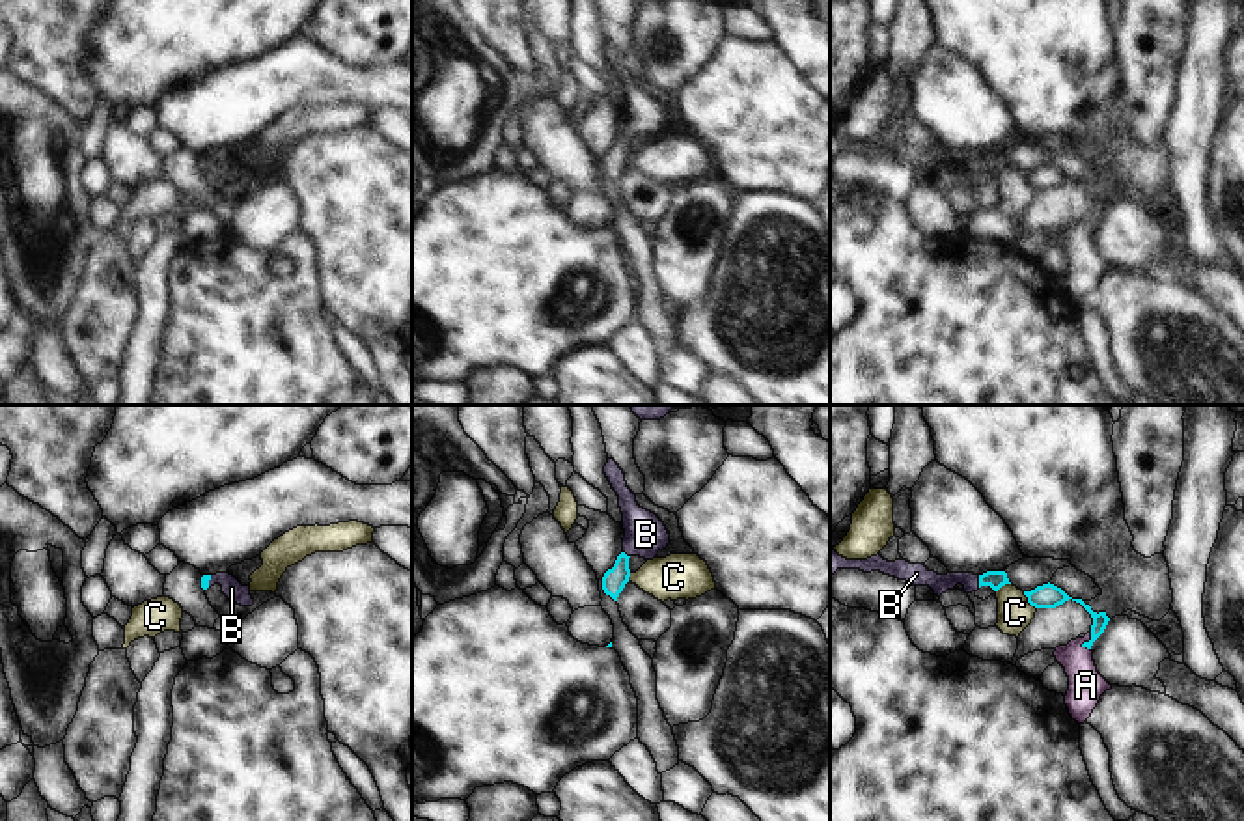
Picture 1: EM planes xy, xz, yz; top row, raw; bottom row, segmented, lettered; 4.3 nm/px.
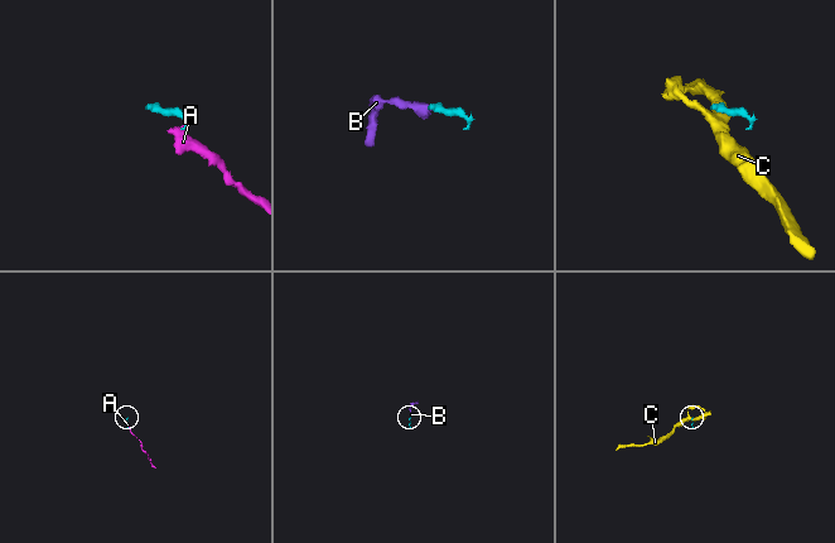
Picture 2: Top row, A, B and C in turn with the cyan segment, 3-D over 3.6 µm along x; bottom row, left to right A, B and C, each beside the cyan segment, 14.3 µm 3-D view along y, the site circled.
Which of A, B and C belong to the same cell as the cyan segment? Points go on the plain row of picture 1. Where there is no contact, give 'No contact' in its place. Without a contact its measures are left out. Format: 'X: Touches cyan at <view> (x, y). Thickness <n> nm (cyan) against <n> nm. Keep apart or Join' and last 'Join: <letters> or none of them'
A: Touches cyan at yz (1086, 224). Thickness 100 nm (cyan) against 160 nm. Join
B: Touches cyan at yz (980, 163). Thickness 80 nm (cyan) against 80 nm. Join
C: Touches cyan at yz (1028, 183). Thickness 110 nm (cyan) against 150 nm. Keep apart
Join: A, B

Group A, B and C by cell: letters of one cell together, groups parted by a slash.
A B / C

